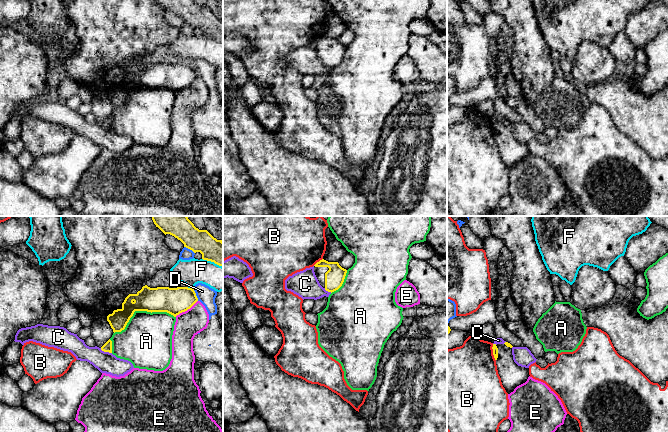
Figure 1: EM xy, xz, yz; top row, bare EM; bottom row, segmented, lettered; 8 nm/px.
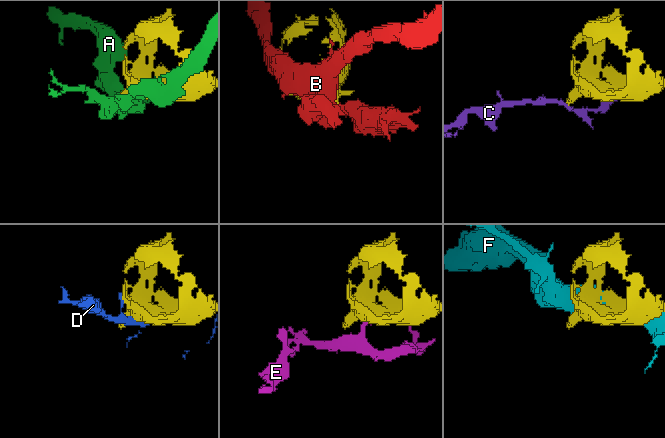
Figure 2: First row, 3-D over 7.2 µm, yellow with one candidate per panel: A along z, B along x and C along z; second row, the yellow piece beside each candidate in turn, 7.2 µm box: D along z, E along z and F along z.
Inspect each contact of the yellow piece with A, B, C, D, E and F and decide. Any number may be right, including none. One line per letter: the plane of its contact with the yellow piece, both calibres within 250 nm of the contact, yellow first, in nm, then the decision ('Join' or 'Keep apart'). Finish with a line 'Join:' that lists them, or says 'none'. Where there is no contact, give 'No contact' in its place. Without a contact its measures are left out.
A: Touches yellow in xy. Thickness 200 nm (yellow) against 400 nm. Keep apart
B: Touches yellow in yz. Thickness 50 nm (yellow) against 440 nm. Keep apart
C: Touches yellow in xy. Thickness 80 nm (yellow) against 170 nm. Keep apart
D: Touches yellow in xy. Thickness 220 nm (yellow) against 140 nm. Keep apart
E: Touches yellow in xy. Thickness 220 nm (yellow) against 200 nm. Keep apart
F: Touches yellow in xy. Thickness 220 nm (yellow) against 200 nm. Keep apart
Join: none

